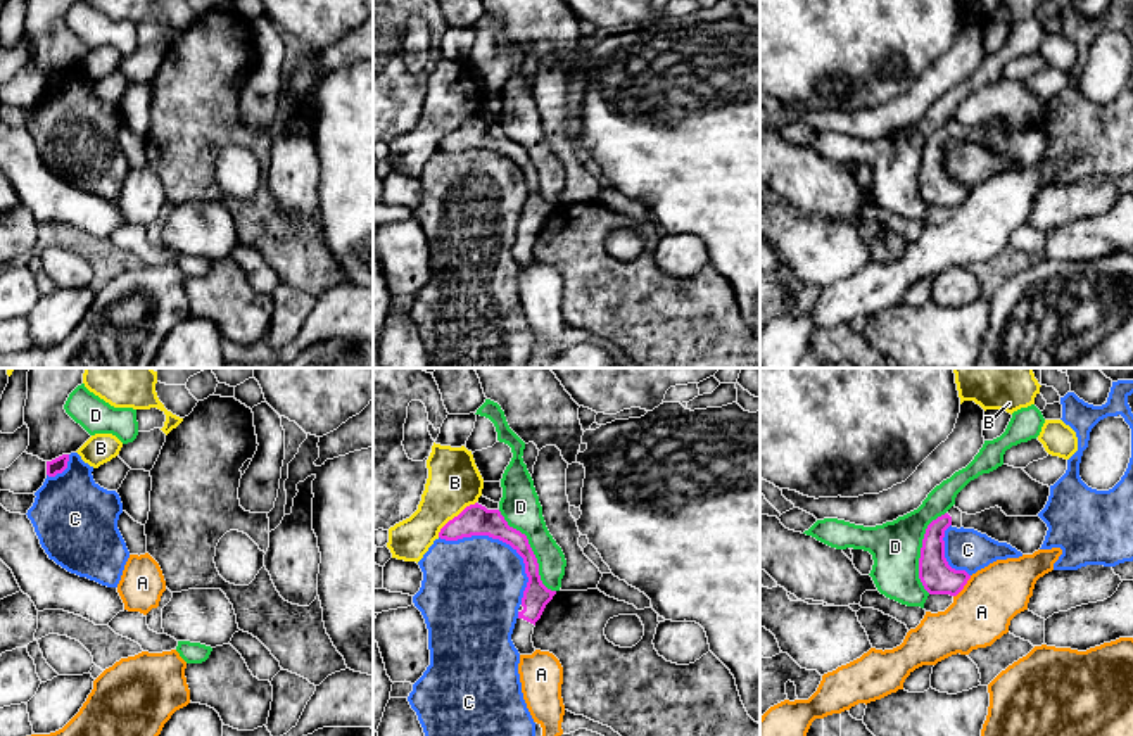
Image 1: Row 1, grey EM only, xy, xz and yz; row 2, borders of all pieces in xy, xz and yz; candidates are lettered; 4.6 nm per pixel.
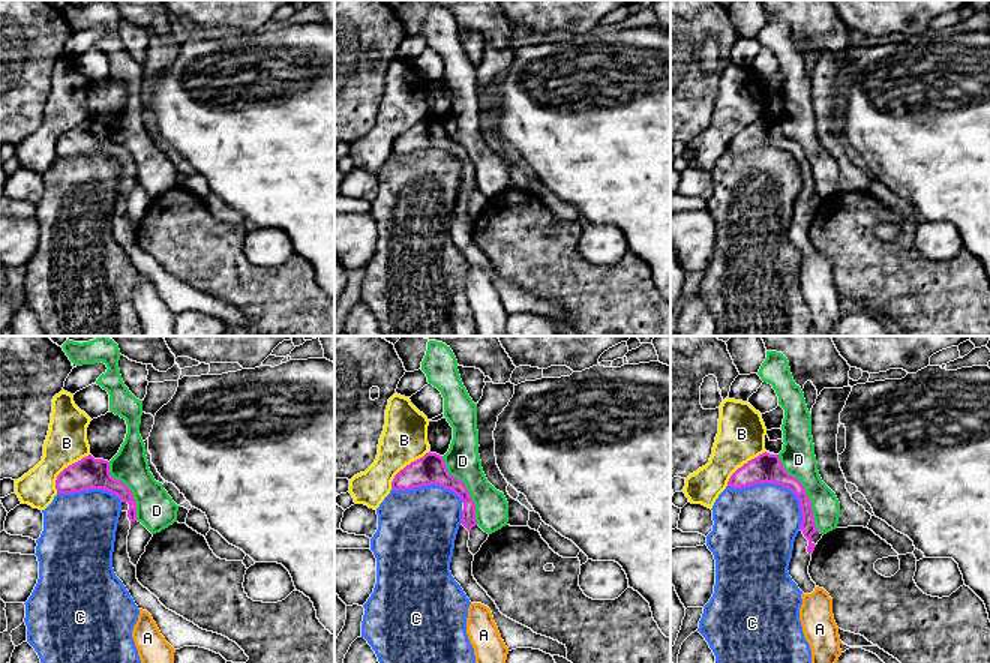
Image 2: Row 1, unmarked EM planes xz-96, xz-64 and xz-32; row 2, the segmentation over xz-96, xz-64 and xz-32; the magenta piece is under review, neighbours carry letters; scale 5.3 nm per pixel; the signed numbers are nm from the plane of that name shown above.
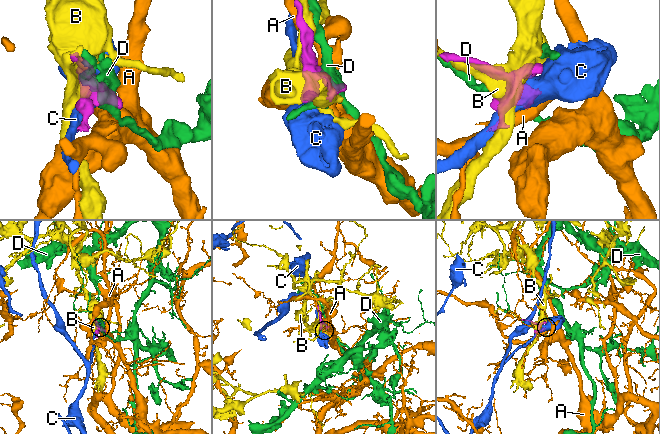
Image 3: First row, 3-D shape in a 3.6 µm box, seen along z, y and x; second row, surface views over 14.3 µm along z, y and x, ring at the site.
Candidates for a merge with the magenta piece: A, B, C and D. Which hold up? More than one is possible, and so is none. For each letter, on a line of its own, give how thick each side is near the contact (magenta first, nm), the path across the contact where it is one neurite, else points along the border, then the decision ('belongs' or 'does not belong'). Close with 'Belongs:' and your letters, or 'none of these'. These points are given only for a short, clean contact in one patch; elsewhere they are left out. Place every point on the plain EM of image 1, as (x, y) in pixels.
A: 160/280 nm | along yz (971, 189), (954, 209) | does not belong
B: 140/260 nm | does not belong
C: 140/460 nm | does not belong
D: 130/180 nm | does not belong
Belongs: none of these

